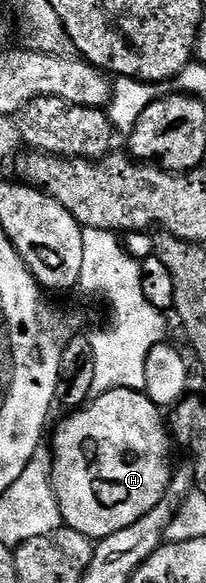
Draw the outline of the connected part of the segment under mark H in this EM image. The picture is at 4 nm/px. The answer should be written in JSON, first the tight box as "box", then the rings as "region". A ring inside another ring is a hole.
{"box":[50,388,174,542],"region":[[[132,388],[110,390],[106,394],[95,397],[87,406],[65,416],[68,417],[57,426],[56,433],[53,434],[52,441],[50,441],[52,450],[52,485],[58,498],[60,519],[67,527],[78,530],[78,534],[86,534],[93,542],[99,542],[105,540],[110,534],[118,534],[118,530],[126,530],[126,526],[134,526],[134,522],[138,522],[138,518],[142,518],[150,510],[154,510],[154,506],[158,506],[160,501],[164,499],[168,483],[172,480],[174,471],[174,463],[172,464],[172,448],[174,449],[174,444],[170,439],[165,417],[164,420],[160,417],[163,416],[161,409],[157,408],[155,402],[144,392],[135,392]]]}

